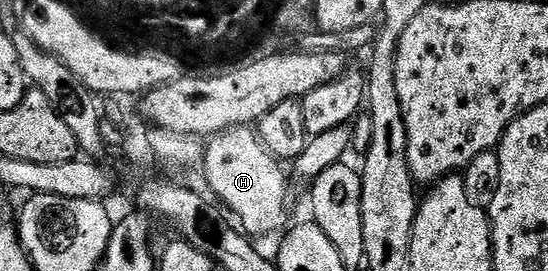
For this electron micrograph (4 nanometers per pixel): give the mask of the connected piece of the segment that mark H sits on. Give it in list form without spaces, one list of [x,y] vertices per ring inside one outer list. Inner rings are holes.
[[[252,126],[230,127],[228,131],[212,136],[203,151],[204,167],[210,189],[237,212],[240,226],[246,232],[273,231],[286,226],[285,194],[289,191],[289,183],[281,168],[284,166],[264,147]]]

